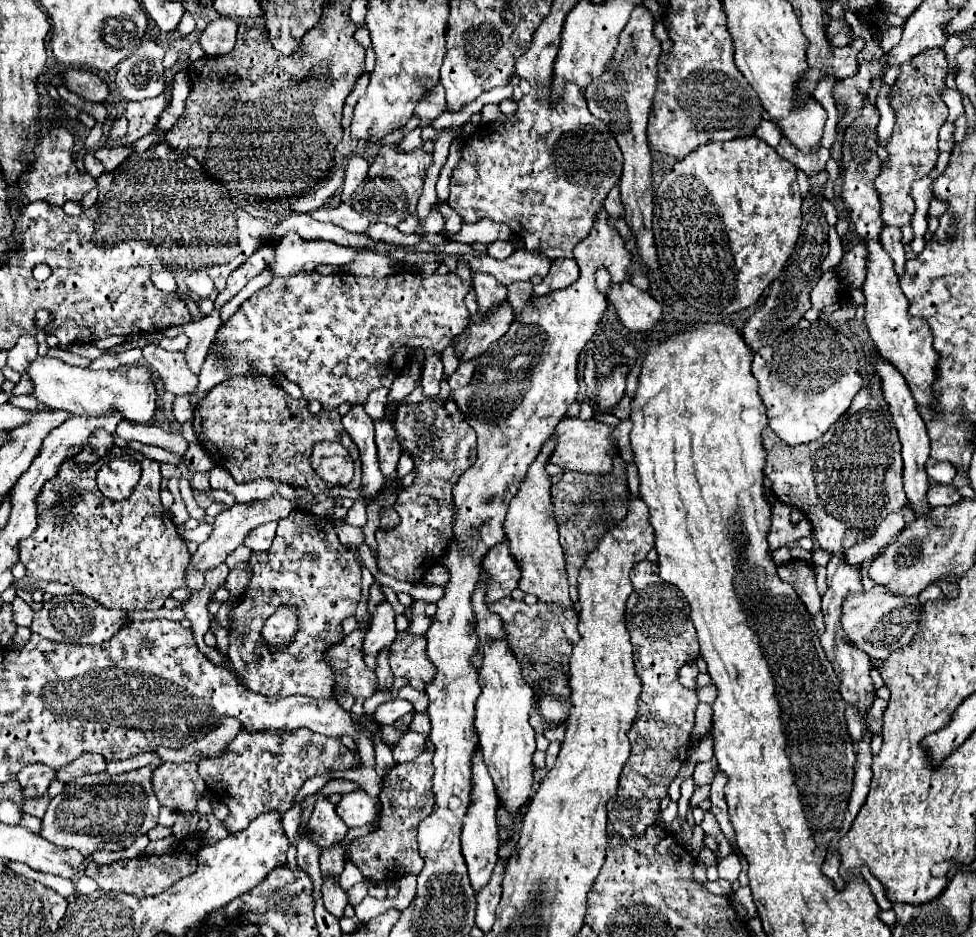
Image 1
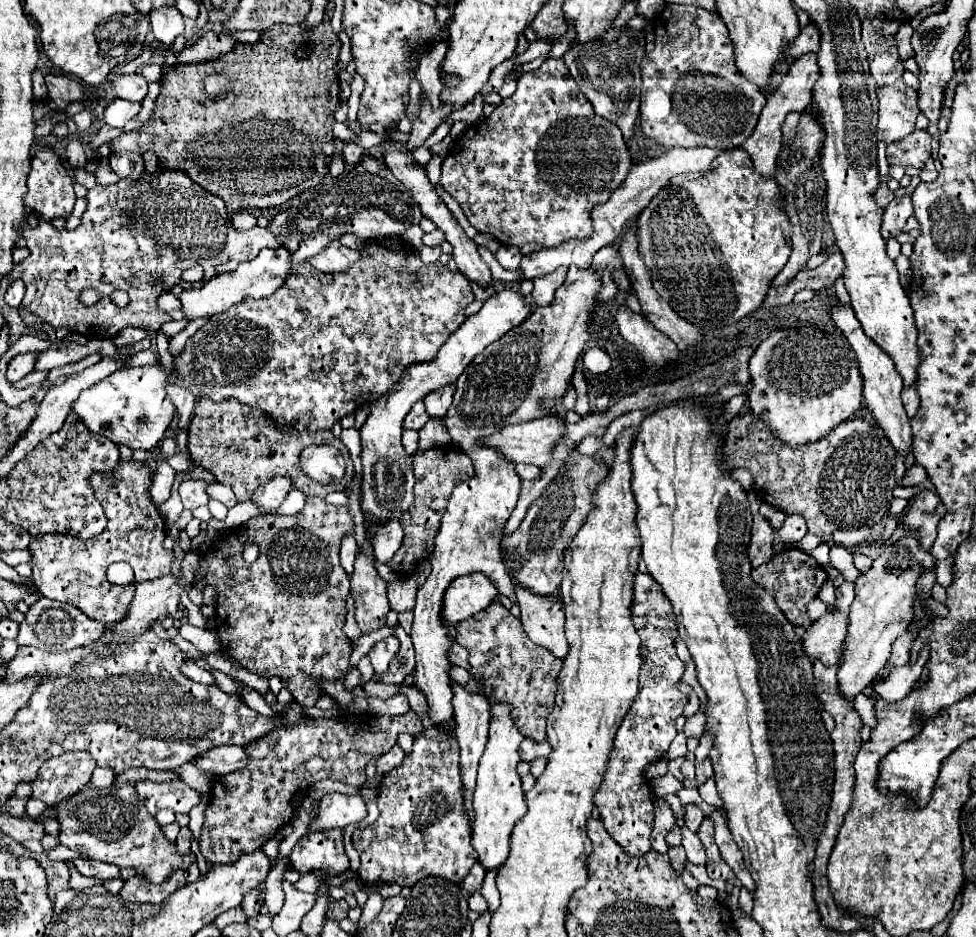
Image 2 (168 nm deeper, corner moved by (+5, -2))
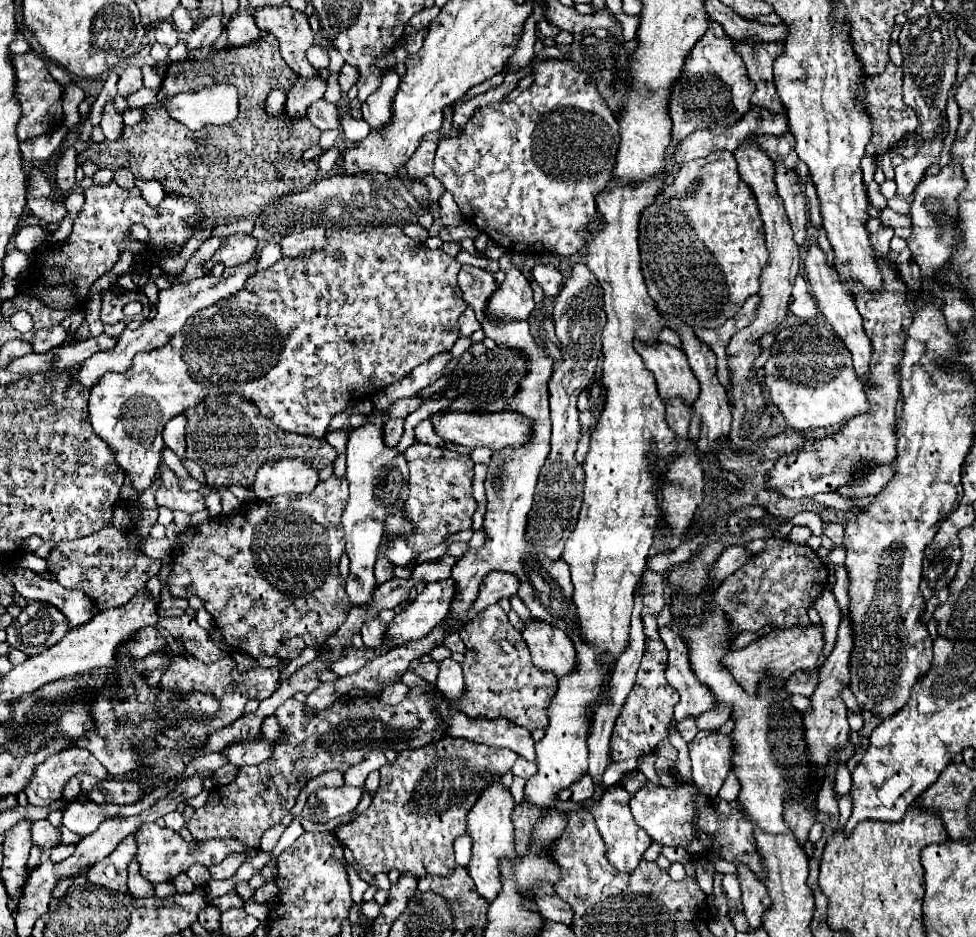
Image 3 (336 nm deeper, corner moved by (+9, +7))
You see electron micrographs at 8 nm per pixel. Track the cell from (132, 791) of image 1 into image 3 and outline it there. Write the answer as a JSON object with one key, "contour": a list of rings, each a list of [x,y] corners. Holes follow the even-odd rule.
{"contour":[[[143,824],[137,830],[137,860],[141,866],[141,876],[147,878],[153,884],[159,882],[171,882],[175,876],[187,872],[187,868],[191,864],[203,864],[203,866],[211,866],[211,864],[219,864],[221,860],[225,860],[227,856],[235,854],[235,852],[243,852],[247,856],[255,856],[255,848],[247,848],[245,844],[241,844],[235,838],[215,838],[215,840],[205,840],[205,842],[187,842],[183,840],[177,832],[173,832],[171,828],[159,828],[157,824]]]}

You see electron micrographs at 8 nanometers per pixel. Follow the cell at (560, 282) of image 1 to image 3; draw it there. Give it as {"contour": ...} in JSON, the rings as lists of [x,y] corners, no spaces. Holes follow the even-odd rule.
{"contour":[[[535,266],[533,270],[533,278],[535,282],[543,288],[545,296],[547,298],[555,298],[557,292],[561,290],[561,284],[563,284],[563,276],[559,270],[555,270],[553,266]]]}

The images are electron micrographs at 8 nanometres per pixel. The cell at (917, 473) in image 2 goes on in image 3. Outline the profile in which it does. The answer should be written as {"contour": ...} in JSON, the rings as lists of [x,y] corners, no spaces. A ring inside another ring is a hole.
{"contour":[[[885,464],[881,468],[875,468],[867,478],[859,480],[857,484],[849,484],[849,486],[841,486],[837,492],[843,498],[867,498],[867,496],[875,496],[877,492],[881,492],[887,482],[893,478],[893,464]]]}

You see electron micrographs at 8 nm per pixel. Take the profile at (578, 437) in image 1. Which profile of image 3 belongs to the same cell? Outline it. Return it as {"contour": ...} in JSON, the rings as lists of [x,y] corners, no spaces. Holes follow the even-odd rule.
{"contour":[[[449,410],[439,416],[431,418],[433,430],[437,432],[439,438],[445,442],[461,444],[467,448],[489,448],[489,450],[501,450],[501,448],[519,448],[525,438],[529,438],[529,420],[525,416],[515,414],[515,412],[495,412],[495,414],[471,414],[471,412],[461,412],[461,410]]]}

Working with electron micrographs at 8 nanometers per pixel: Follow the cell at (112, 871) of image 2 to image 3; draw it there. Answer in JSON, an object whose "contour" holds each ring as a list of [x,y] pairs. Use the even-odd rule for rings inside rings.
{"contour":[[[129,834],[111,856],[101,860],[97,866],[93,866],[87,872],[87,880],[91,884],[97,884],[101,888],[129,894],[127,888],[127,864],[137,852],[137,840],[135,834]]]}

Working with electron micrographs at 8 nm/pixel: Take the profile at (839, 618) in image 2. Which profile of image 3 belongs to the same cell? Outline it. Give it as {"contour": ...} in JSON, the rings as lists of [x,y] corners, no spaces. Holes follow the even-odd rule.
{"contour":[[[811,626],[811,628],[793,628],[793,630],[771,630],[769,634],[765,634],[763,638],[753,640],[747,648],[729,652],[727,656],[721,658],[721,664],[731,672],[731,676],[735,678],[737,684],[741,684],[741,688],[747,694],[755,694],[761,680],[765,680],[765,676],[775,676],[775,678],[789,678],[791,674],[799,672],[799,670],[811,670],[817,664],[817,658],[823,650],[823,632],[821,626]]]}

